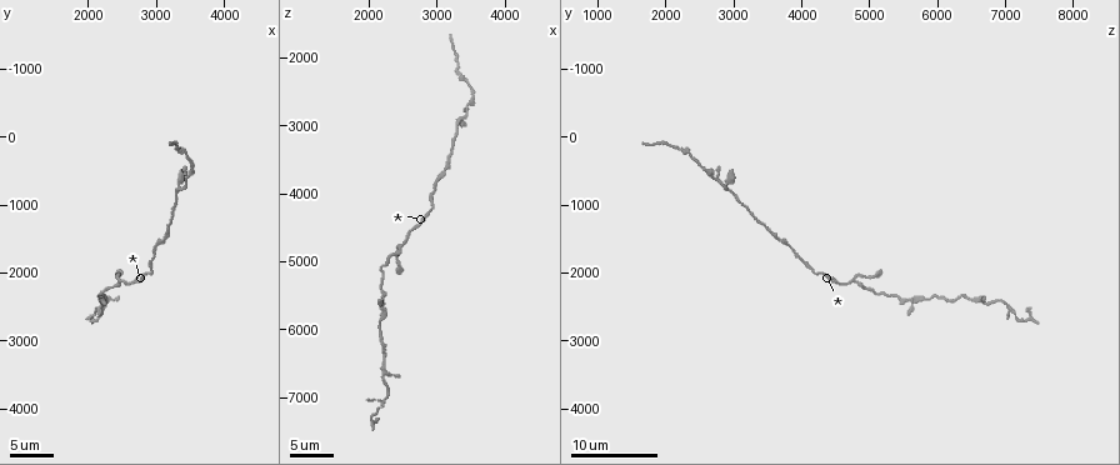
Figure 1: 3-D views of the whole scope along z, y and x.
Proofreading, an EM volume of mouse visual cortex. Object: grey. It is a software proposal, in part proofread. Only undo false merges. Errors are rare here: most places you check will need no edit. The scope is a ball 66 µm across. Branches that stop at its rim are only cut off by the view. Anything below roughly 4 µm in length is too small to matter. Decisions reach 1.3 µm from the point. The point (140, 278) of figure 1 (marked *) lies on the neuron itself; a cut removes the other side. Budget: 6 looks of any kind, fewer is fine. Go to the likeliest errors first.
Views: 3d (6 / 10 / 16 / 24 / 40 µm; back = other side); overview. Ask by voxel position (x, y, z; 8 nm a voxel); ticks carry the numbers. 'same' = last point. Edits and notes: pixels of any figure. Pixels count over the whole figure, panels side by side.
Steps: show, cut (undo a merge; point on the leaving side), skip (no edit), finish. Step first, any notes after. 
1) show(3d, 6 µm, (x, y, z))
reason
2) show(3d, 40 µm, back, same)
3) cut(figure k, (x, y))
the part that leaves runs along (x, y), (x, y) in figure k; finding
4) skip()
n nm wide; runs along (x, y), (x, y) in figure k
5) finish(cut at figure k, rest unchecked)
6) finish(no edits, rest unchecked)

show(3d, 16 µm, (3500, 600, 2750))
side arm on a straight run

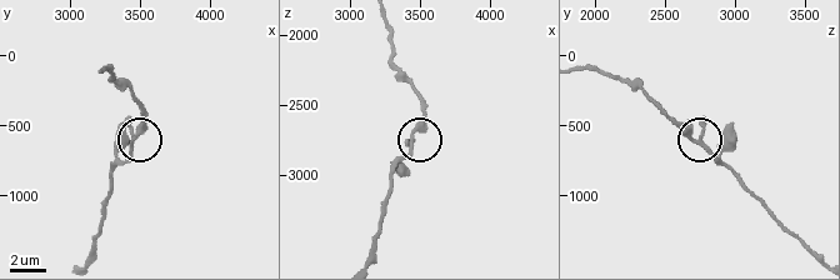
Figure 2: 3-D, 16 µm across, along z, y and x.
show(3d, 6 µm, (3440, 580, 2720))

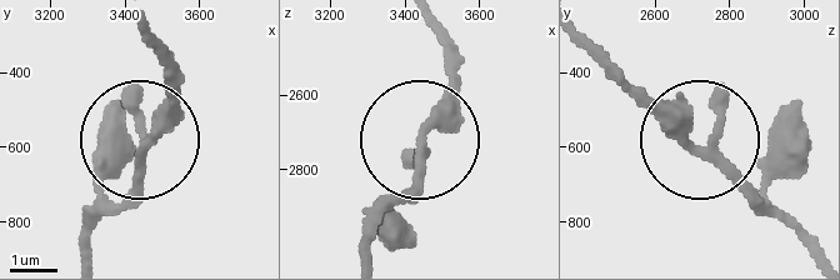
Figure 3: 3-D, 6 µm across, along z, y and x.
skip()
230 nm wide; runs along (359, 254), (415, 183), (419, 134), (450, 55) in figure 3; continuous, no second neuron

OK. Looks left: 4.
show(3d, 6 µm, (2200, 2400, 5500))

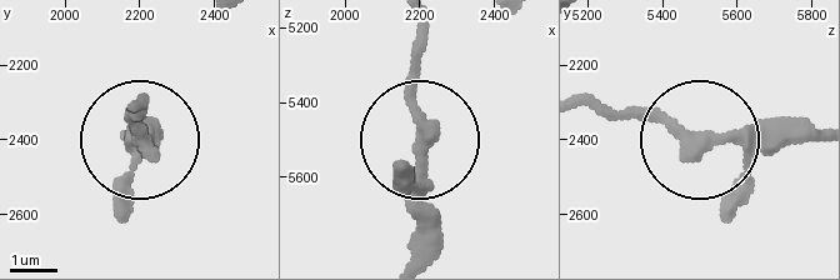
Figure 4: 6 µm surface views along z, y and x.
show(3d, 6 µm, back, (2200, 2390, 5490))
from behind

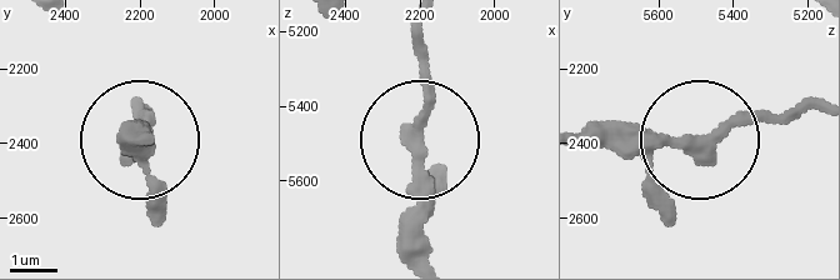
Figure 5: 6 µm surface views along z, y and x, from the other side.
skip()
runs along (819, 108), (748, 108), (688, 144), (584, 144) in figure 5; one neuron here

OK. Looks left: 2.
show(3d, 16 µm, (3350, 150, 2250))
calibre changes

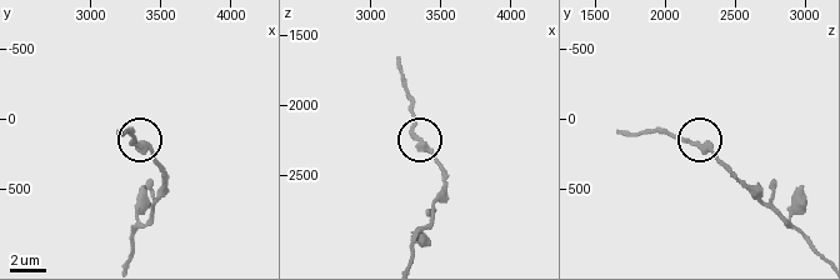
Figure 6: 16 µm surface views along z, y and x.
skip()
runs along (818, 253), (785, 218), (768, 209), (705, 145), (658, 129) in figure 6; one neuron here

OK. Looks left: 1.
finish(no edits, rest unchecked)

